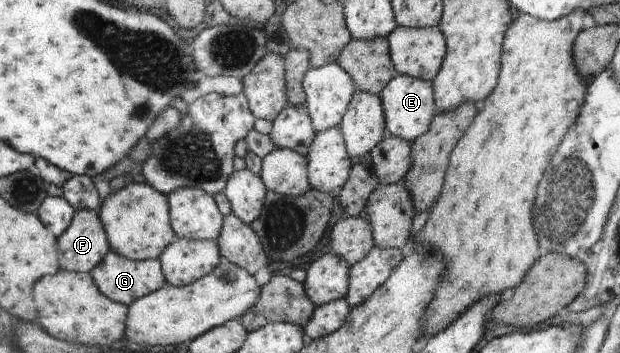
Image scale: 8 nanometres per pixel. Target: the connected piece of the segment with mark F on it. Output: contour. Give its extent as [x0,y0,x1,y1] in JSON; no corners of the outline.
[56,210,111,273]

